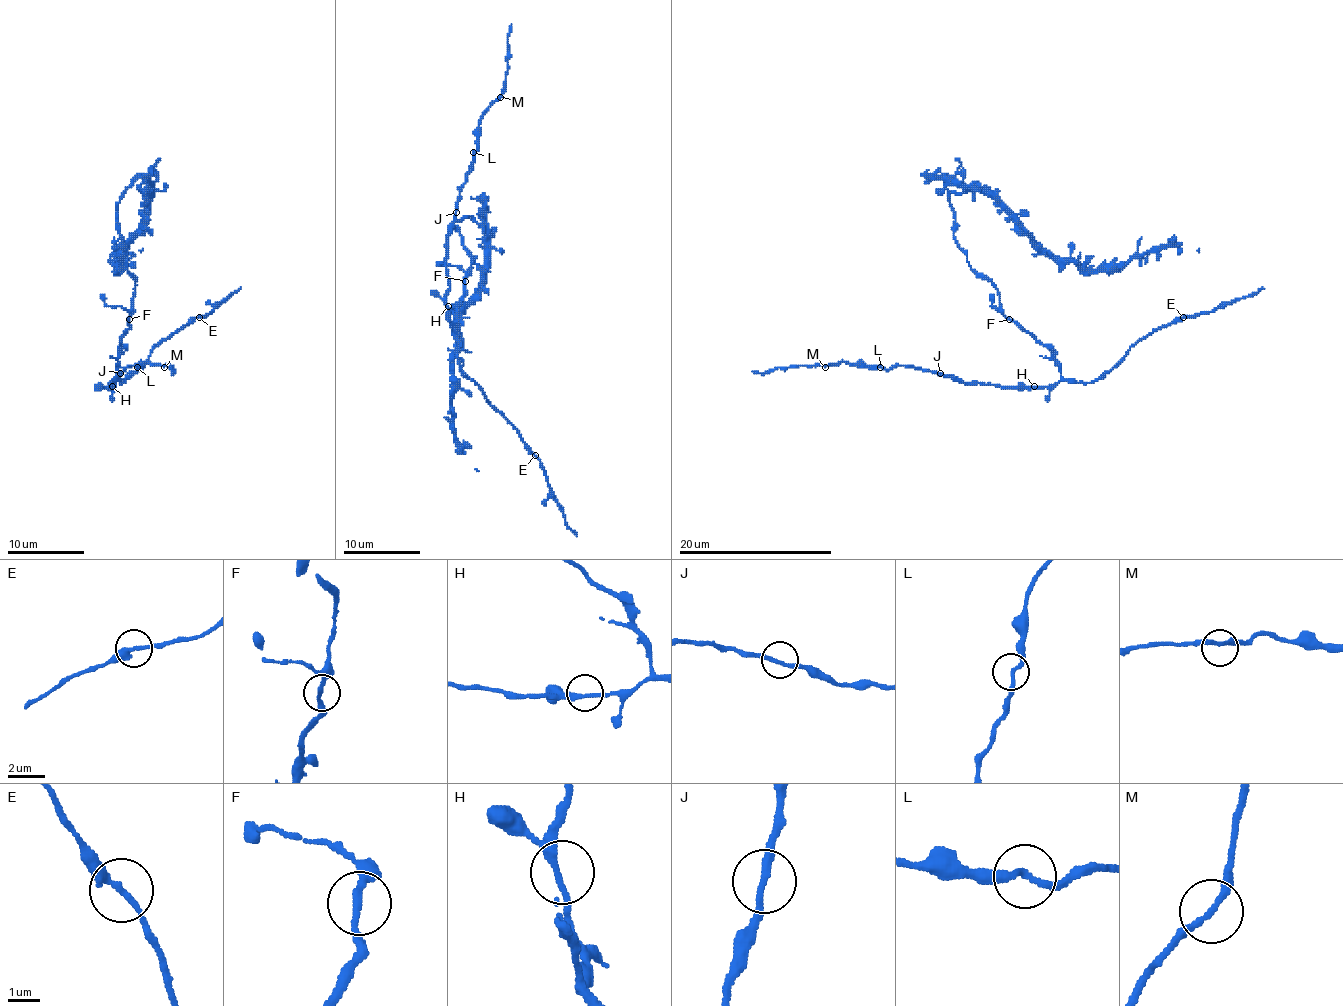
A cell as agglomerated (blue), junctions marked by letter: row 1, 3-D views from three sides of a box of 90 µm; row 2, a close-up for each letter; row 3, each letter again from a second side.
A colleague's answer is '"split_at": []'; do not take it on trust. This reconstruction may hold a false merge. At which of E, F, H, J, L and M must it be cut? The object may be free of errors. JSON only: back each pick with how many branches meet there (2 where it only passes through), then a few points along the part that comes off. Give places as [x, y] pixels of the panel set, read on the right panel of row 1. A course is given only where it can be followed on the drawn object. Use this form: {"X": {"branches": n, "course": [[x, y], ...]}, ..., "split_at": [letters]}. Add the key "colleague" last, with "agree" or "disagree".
{"split_at": [], "colleague": "agree"}

